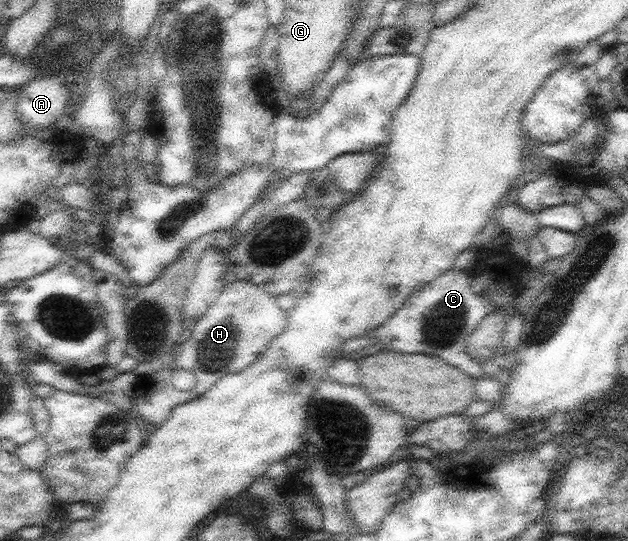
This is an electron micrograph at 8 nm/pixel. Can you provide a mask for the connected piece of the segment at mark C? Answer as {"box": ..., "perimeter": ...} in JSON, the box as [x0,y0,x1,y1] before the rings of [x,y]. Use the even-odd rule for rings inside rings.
{"box":[364,269,494,379],"perimeter":[[[450,269],[419,288],[392,318],[364,337],[376,338],[378,343],[395,352],[438,356],[475,379],[486,376],[480,363],[468,354],[466,343],[494,307],[472,288],[472,279],[467,271]]]}

